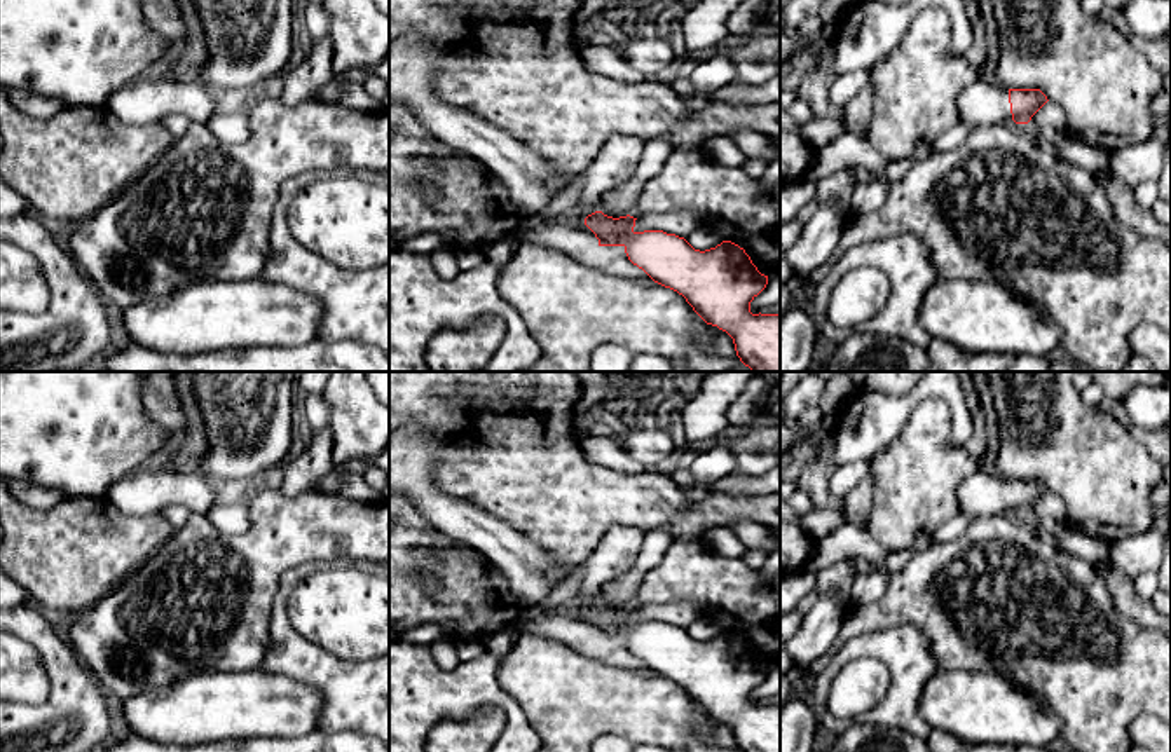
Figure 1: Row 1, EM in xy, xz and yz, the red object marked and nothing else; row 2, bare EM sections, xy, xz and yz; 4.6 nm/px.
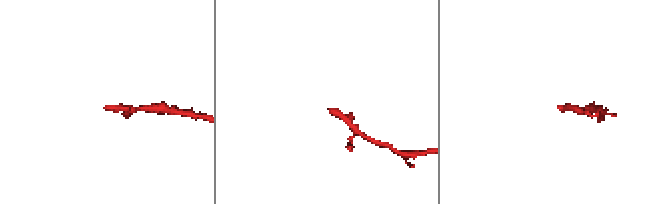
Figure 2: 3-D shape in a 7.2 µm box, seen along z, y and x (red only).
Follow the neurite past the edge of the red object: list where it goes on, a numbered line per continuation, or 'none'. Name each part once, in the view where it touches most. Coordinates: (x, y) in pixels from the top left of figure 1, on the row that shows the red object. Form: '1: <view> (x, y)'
1: yz (981, 103)

